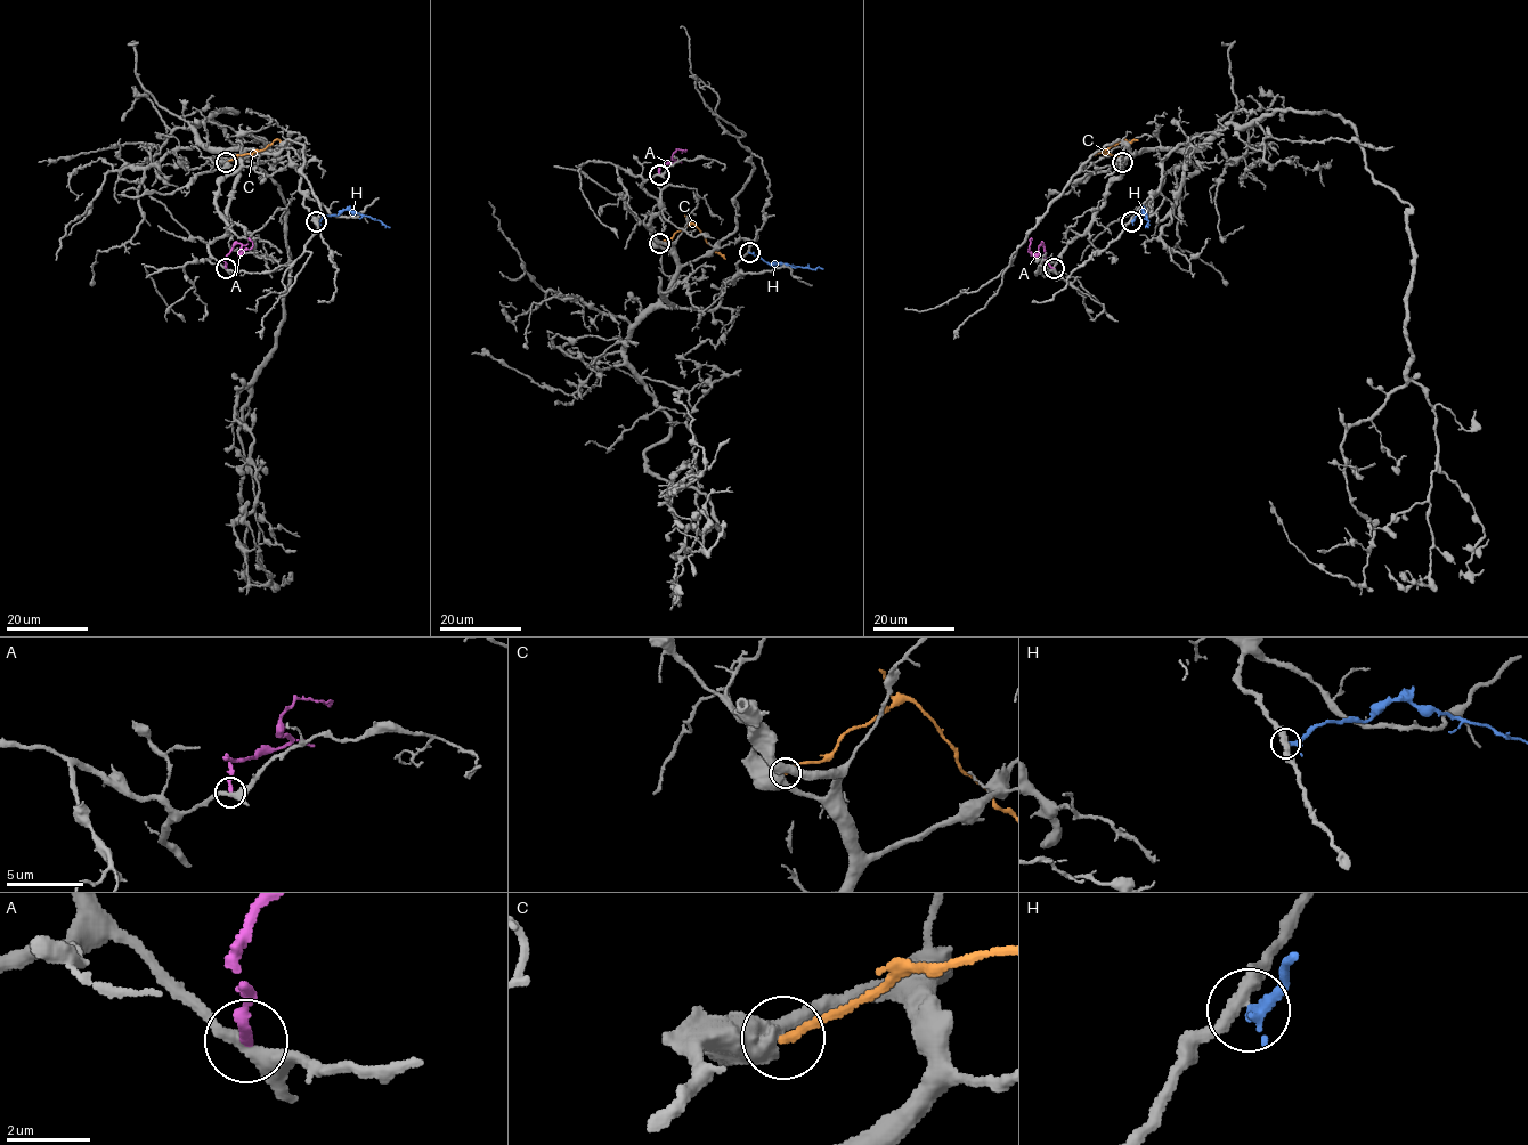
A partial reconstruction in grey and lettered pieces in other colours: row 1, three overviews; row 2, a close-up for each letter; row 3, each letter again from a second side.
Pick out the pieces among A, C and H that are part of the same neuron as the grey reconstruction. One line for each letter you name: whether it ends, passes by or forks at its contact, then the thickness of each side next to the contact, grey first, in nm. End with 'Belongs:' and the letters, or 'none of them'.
Belongs: none of them

